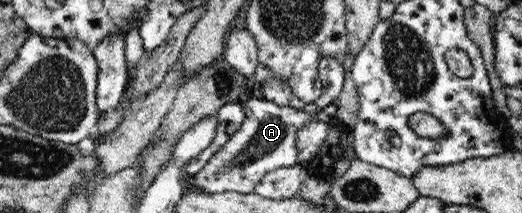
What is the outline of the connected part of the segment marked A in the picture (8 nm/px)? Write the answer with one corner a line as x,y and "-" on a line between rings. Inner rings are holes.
251,98
241,103
244,119
238,133
232,134
228,143
224,143
224,149
220,149
202,171
192,175
188,179
188,191
194,189
208,194
237,192
244,195
255,193
256,184
276,169
291,167
292,165
306,165
300,163
296,152
296,133
310,120
332,122
336,119
339,102
338,99
320,109
318,113
306,113
301,109
281,106
266,98

